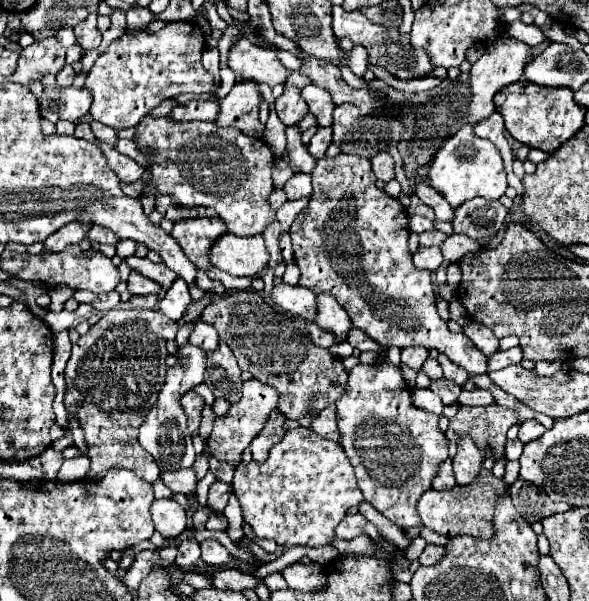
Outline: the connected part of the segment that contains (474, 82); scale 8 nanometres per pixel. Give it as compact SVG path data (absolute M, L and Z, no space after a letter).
M502 36L494 44L484 46L484 54L480 56L478 62L472 64L472 70L466 74L468 86L452 86L452 80L444 78L440 86L436 86L428 92L416 92L416 94L400 92L400 90L388 86L386 82L382 82L378 78L374 78L370 84L364 84L362 88L350 88L342 80L338 66L324 64L318 58L310 58L310 56L302 58L302 70L300 72L310 76L316 86L328 90L332 94L332 102L336 106L348 102L348 104L354 104L356 108L360 108L362 114L384 112L384 108L388 112L392 112L392 110L396 112L396 116L406 126L402 140L400 140L400 146L398 146L398 152L400 152L402 164L404 164L404 174L406 174L408 184L412 188L412 204L408 208L408 214L420 214L420 216L426 216L428 220L434 220L432 208L428 208L424 202L420 202L416 198L416 182L420 180L418 170L426 168L428 162L432 162L432 154L436 154L436 150L444 144L442 140L456 134L456 130L460 130L460 126L464 126L464 124L476 126L480 120L488 118L496 110L494 100L492 100L494 94L498 90L502 90L504 86L522 80L528 52L530 52L528 44L518 42L510 36Z

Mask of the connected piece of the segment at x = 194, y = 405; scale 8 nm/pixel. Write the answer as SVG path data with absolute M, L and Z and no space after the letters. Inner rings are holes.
M188 392L186 396L182 396L182 406L188 416L188 430L196 432L200 426L200 420L202 420L202 410L204 410L202 396L198 396L196 392Z

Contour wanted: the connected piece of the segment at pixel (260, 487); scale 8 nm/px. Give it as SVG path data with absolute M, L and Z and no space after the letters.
M294 428L288 430L282 442L278 442L264 464L248 462L240 464L236 468L234 480L232 480L236 498L240 500L244 520L252 526L258 538L270 538L278 546L292 548L292 546L324 546L330 544L334 538L336 524L346 516L350 506L358 506L364 502L364 496L356 484L354 468L348 462L344 450L340 444L318 436L310 428Z

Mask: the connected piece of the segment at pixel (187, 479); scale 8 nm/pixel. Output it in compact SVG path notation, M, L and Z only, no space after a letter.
M192 468L162 472L160 478L164 480L164 484L166 484L172 492L190 494L192 490L196 490L196 476L194 476L194 470L192 470Z

